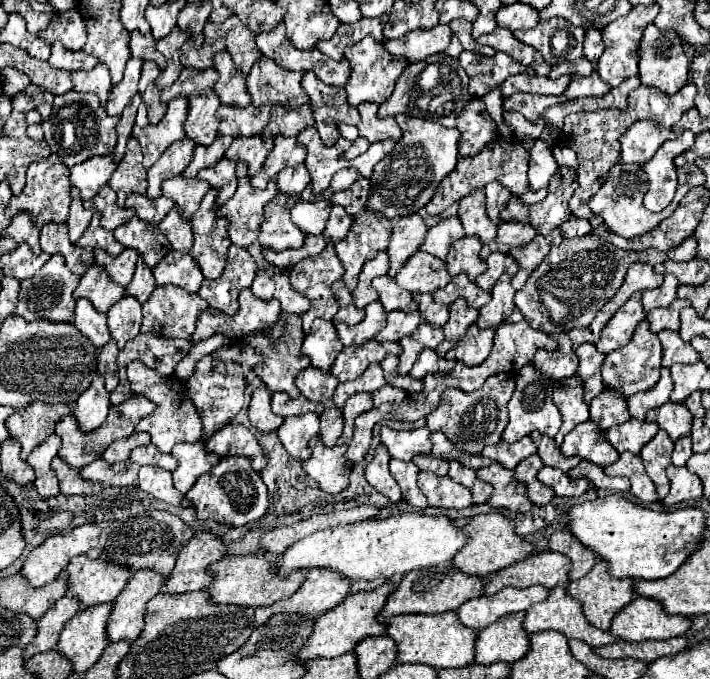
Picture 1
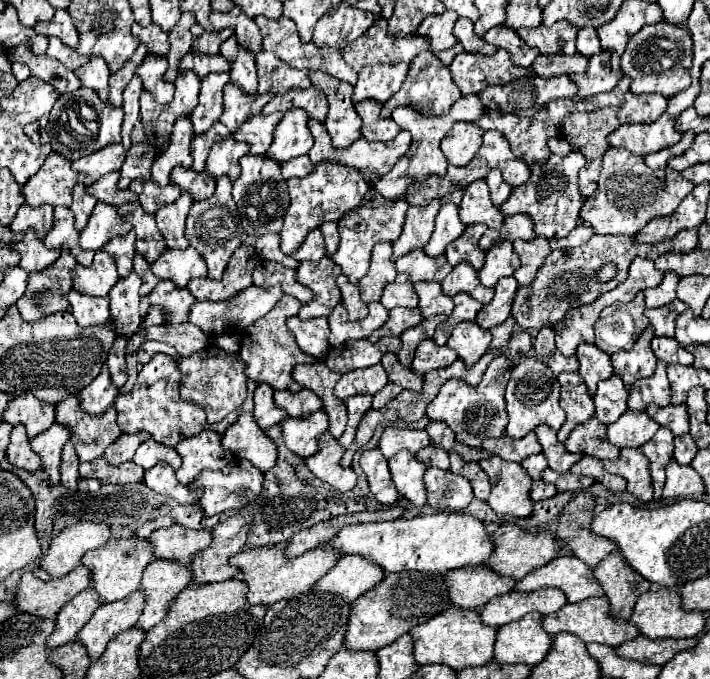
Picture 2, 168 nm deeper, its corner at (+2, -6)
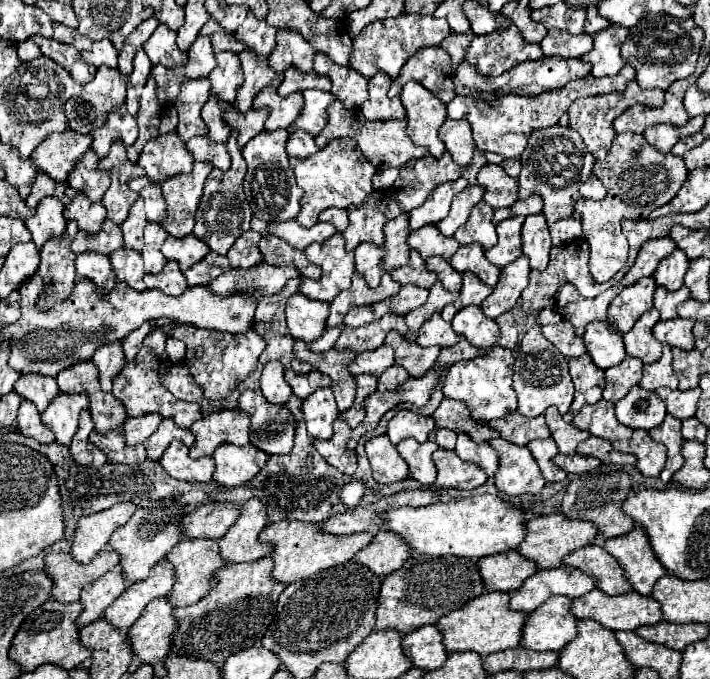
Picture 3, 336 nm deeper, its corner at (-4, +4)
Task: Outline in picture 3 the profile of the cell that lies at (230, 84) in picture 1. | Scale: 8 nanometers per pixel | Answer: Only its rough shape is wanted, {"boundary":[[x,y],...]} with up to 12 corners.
{"boundary":[[252,12],[234,32],[246,48],[270,56],[276,28]]}

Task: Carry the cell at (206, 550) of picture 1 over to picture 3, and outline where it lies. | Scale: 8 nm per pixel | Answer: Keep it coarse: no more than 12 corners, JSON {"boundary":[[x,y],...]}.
{"boundary":[[252,498],[220,538],[228,562],[254,562],[274,546],[260,540],[266,506]]}

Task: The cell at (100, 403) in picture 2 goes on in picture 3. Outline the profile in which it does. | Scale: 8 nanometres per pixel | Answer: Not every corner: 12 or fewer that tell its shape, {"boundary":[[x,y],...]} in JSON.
{"boundary":[[122,340],[106,342],[94,352],[100,386],[112,390],[112,378],[126,364]]}

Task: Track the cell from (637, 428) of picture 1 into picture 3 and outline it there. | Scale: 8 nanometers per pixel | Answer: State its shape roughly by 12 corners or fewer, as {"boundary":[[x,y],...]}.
{"boundary":[[640,386],[616,402],[616,418],[630,428],[662,424],[666,404]]}

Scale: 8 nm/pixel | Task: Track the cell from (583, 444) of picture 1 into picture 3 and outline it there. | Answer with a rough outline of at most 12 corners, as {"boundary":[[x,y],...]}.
{"boundary":[[586,404],[574,424],[604,440],[630,440],[614,404]]}

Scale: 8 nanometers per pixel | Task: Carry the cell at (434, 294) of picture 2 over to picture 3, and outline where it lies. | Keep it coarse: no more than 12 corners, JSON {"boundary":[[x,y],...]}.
{"boundary":[[440,256],[426,258],[426,266],[438,274],[444,288],[462,288],[462,276]]}

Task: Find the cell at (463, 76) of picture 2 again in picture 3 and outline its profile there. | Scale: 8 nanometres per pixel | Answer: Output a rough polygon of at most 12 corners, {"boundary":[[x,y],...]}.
{"boundary":[[518,28],[474,36],[464,60],[484,76],[542,58]]}

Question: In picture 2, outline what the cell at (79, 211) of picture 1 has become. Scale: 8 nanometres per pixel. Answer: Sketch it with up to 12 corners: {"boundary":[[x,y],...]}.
{"boundary":[[82,182],[74,186],[70,210],[76,230],[86,228],[96,198],[86,192]]}

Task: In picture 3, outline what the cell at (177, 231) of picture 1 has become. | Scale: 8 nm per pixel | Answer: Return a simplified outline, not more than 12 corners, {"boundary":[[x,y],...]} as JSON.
{"boundary":[[194,162],[190,174],[162,182],[168,204],[162,228],[182,238],[192,232],[202,188],[212,168]]}

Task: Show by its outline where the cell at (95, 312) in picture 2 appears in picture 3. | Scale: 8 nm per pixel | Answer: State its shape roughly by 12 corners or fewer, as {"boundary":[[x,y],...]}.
{"boundary":[[98,252],[76,256],[78,278],[90,278],[100,292],[116,286],[110,258]]}

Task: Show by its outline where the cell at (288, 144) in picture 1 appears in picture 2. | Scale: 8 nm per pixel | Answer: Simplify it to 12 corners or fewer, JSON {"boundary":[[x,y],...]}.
{"boundary":[[304,110],[286,112],[268,158],[282,164],[314,144]]}

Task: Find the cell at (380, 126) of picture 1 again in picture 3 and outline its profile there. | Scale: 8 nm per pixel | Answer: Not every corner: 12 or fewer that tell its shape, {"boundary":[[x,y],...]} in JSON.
{"boundary":[[378,72],[368,82],[360,106],[370,120],[402,120],[400,96],[390,98],[390,76]]}

